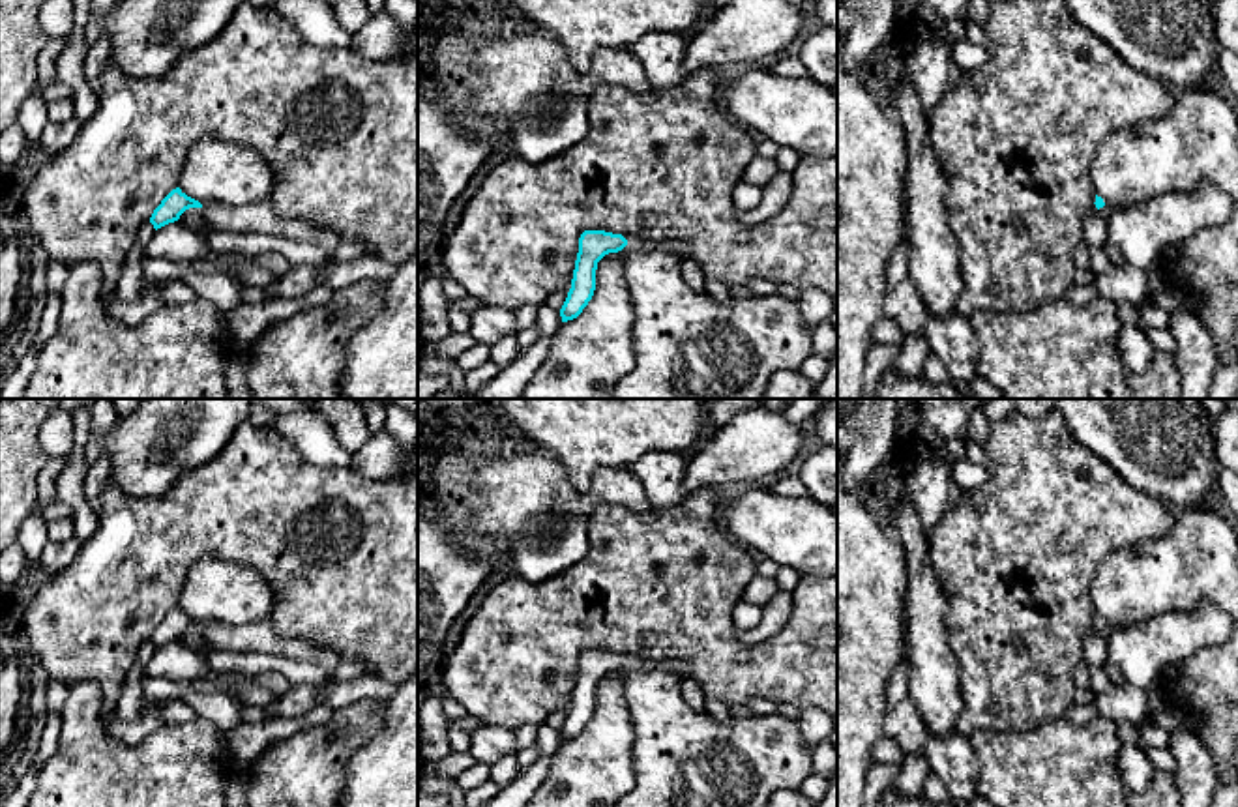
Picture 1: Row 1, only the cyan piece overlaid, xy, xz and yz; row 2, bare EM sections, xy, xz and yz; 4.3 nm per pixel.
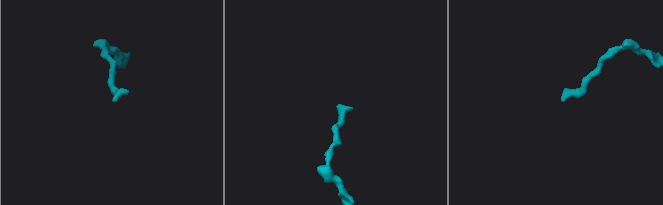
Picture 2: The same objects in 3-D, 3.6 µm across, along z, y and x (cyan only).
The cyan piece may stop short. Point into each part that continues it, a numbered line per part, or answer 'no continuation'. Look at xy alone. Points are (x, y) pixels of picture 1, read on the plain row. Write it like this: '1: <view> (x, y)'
no continuation

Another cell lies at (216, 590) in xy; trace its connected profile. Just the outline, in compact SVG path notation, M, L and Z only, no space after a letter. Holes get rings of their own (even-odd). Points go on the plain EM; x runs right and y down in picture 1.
M204 556L187 571L178 607L202 625L255 625L270 618L272 595L260 573Z

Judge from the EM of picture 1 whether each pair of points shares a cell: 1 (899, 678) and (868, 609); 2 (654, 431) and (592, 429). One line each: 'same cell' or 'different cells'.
1: different cells
2: same cell

